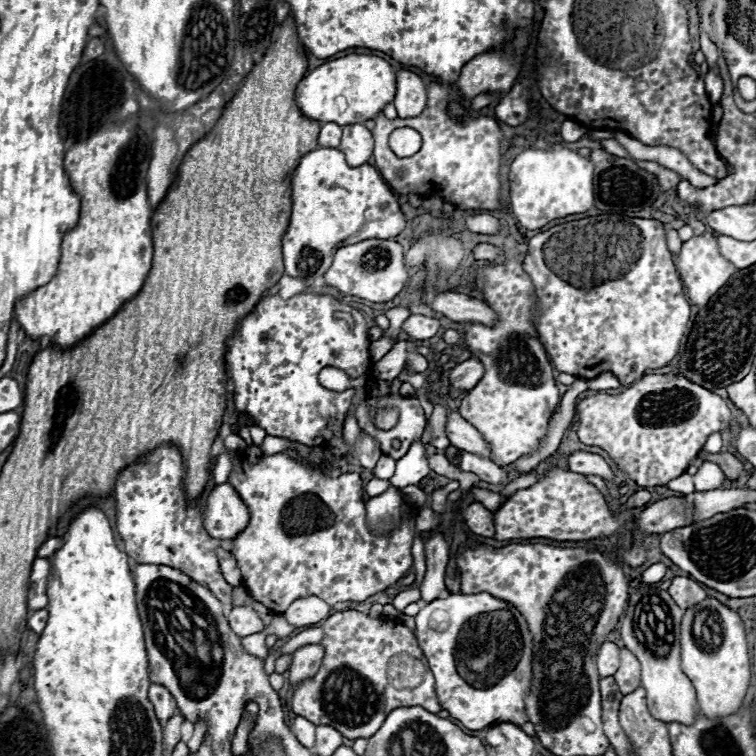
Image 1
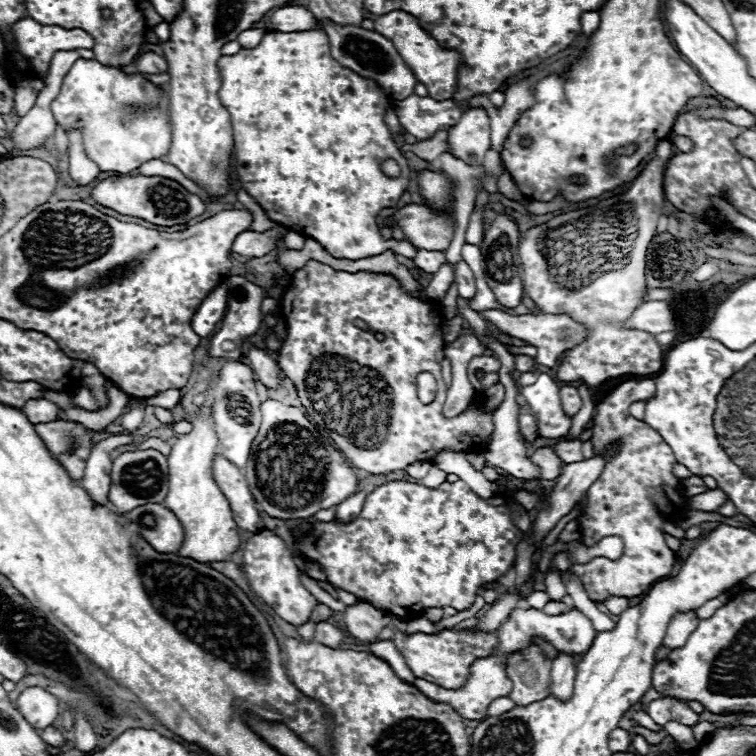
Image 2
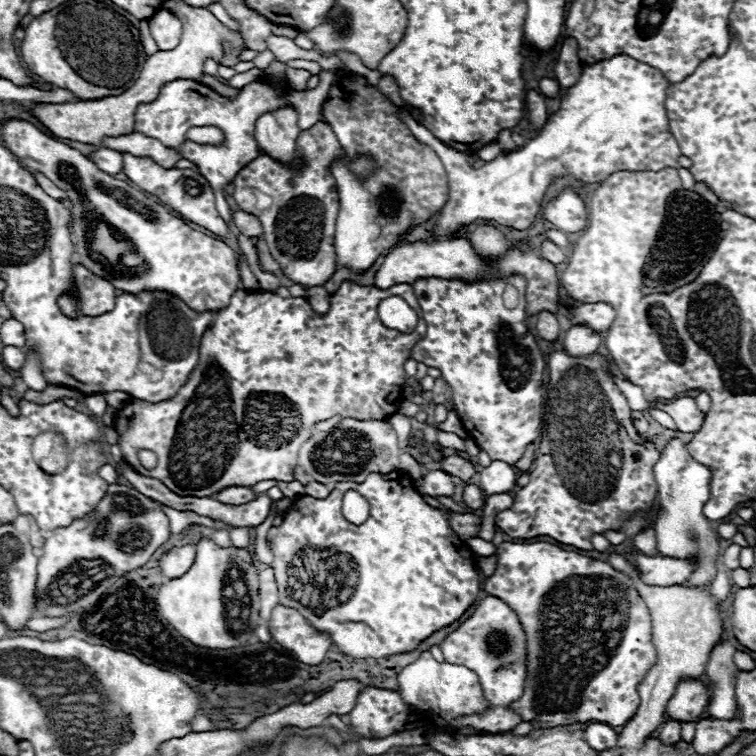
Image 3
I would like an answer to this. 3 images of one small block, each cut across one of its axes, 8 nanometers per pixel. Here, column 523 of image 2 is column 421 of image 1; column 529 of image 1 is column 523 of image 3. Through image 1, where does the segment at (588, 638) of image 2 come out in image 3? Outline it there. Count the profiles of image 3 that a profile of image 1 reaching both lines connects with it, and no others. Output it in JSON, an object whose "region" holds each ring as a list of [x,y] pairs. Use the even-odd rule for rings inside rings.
{"region":[[[486,596],[476,606],[474,614],[458,630],[450,632],[442,640],[440,648],[444,652],[446,662],[466,666],[478,674],[478,682],[482,686],[484,698],[490,702],[488,712],[466,716],[464,722],[460,722],[460,718],[452,720],[452,724],[456,724],[454,730],[474,728],[474,730],[494,734],[494,732],[512,730],[522,722],[522,718],[514,710],[510,710],[510,704],[522,696],[524,682],[528,676],[528,670],[526,670],[526,634],[524,634],[524,628],[520,624],[520,618],[516,616],[516,612],[508,604],[504,604],[496,596]],[[500,634],[504,634],[504,636],[500,636]],[[498,638],[500,638],[500,648],[492,646]]]}

